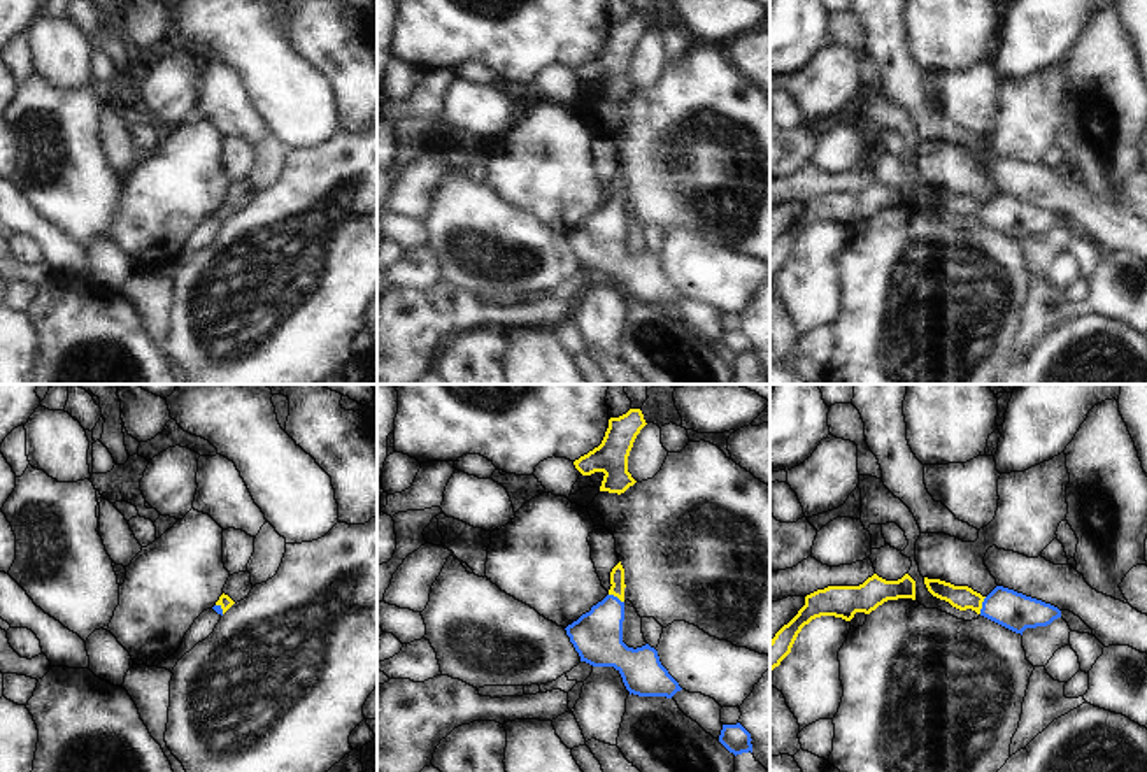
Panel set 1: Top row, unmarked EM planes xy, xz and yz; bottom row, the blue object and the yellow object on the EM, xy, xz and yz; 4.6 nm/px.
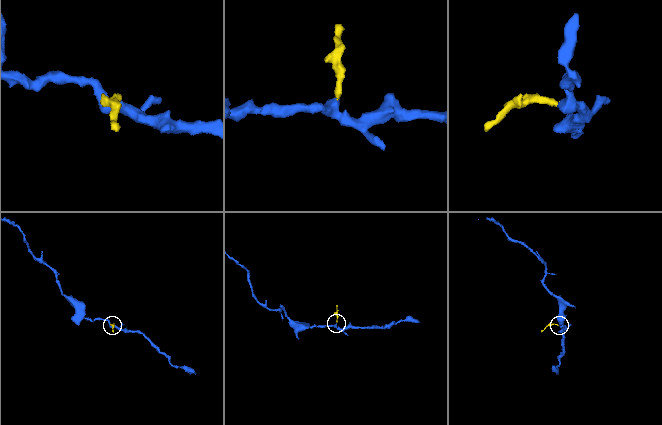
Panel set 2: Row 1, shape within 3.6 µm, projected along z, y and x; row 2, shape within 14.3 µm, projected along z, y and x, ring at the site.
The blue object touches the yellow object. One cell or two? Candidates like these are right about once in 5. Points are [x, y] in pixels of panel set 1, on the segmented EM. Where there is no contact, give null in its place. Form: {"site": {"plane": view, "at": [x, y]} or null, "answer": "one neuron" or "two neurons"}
{"site": {"plane": "yz", "at": [983, 606]}, "answer": "one neuron"}

